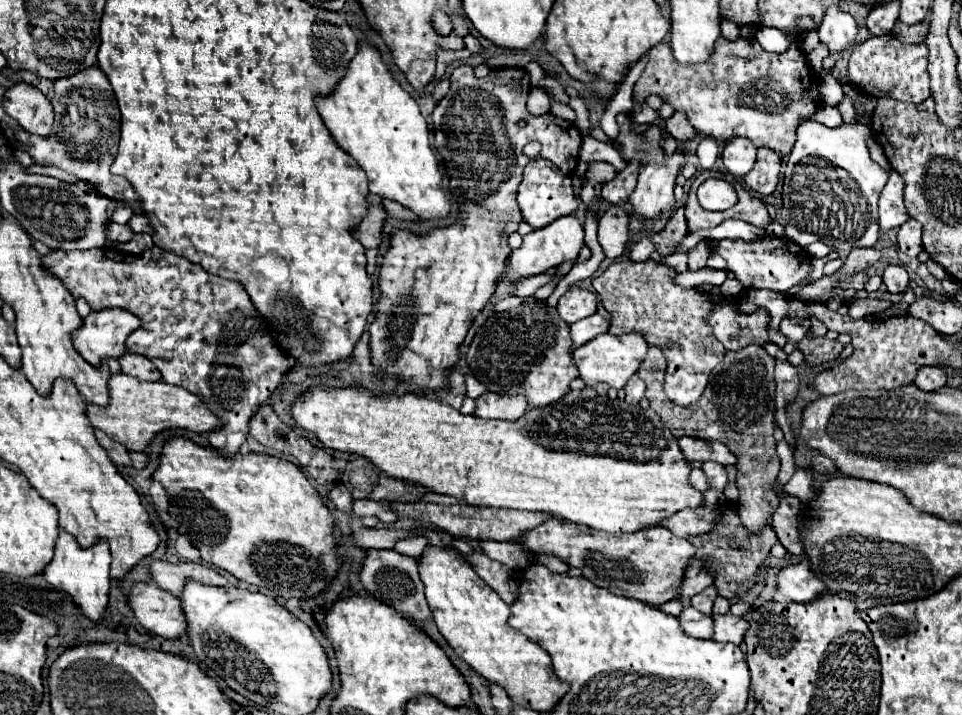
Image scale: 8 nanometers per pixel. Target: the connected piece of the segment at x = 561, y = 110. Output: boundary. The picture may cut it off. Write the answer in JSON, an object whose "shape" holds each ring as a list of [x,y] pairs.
{"shape":[[[552,101],[552,113],[558,115],[558,117],[562,117],[562,119],[568,119],[568,121],[576,119],[576,113],[568,105],[564,105],[564,103],[554,103]]]}

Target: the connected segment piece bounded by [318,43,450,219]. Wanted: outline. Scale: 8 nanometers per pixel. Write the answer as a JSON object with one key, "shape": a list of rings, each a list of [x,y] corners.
{"shape":[[[368,43],[360,45],[354,63],[350,63],[348,73],[338,83],[336,91],[330,97],[318,97],[318,113],[336,145],[350,157],[354,157],[354,161],[368,175],[370,193],[392,199],[402,207],[412,209],[422,219],[444,219],[450,215],[450,199],[442,191],[442,173],[430,149],[428,125],[420,115],[416,101],[394,81],[374,47],[370,47]]]}

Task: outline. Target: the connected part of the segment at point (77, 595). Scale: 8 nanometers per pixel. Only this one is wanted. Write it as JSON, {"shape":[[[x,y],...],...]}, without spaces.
{"shape":[[[60,531],[54,549],[54,559],[46,565],[44,579],[56,589],[68,593],[72,601],[82,609],[84,617],[88,617],[94,623],[100,623],[108,607],[108,593],[110,593],[110,549],[106,541],[100,541],[90,549],[80,549],[78,543],[74,543],[74,537],[66,535],[66,531]]]}

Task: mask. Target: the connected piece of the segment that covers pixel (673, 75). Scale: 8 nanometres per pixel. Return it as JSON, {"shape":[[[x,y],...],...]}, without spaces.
{"shape":[[[720,36],[706,63],[680,65],[668,41],[664,41],[648,51],[648,63],[633,89],[637,104],[632,119],[638,124],[647,124],[643,101],[648,95],[660,95],[670,101],[674,109],[686,111],[690,125],[702,135],[722,141],[734,135],[748,137],[756,147],[768,147],[778,155],[788,155],[796,141],[796,127],[810,119],[820,105],[818,77],[812,73],[806,55],[798,51],[796,43],[792,43],[790,51],[776,55],[764,51],[756,41],[740,38],[726,41]]]}

